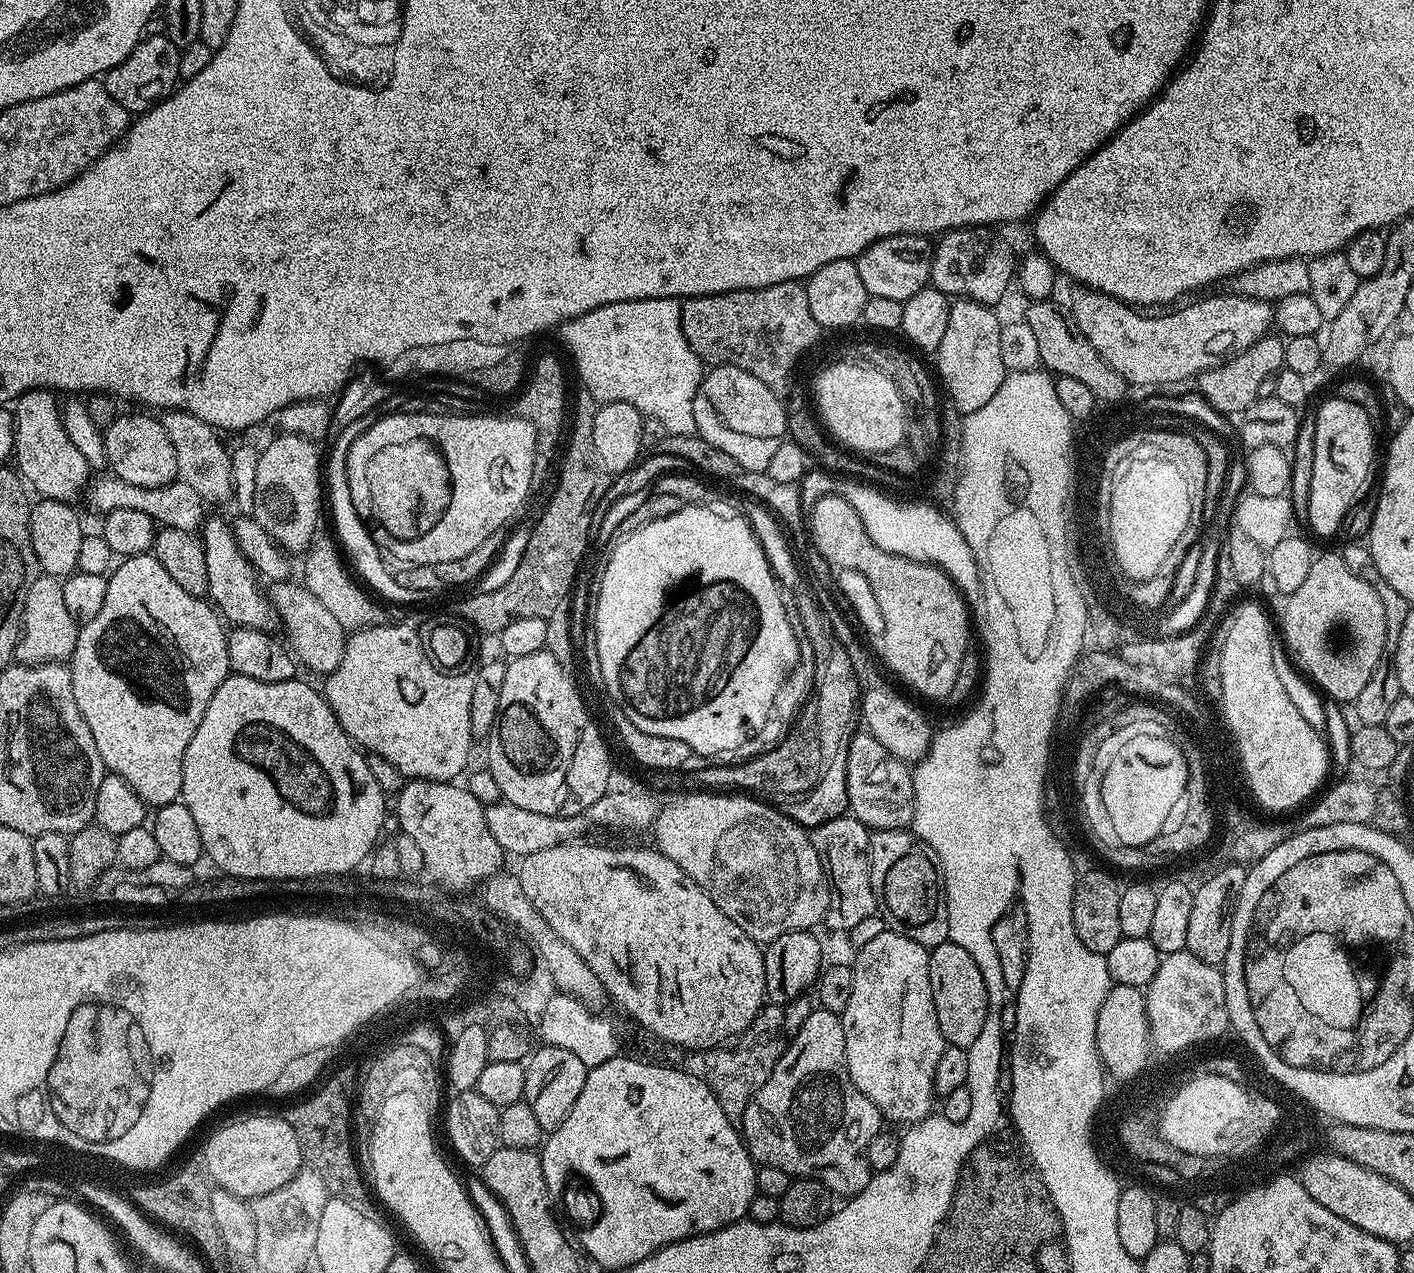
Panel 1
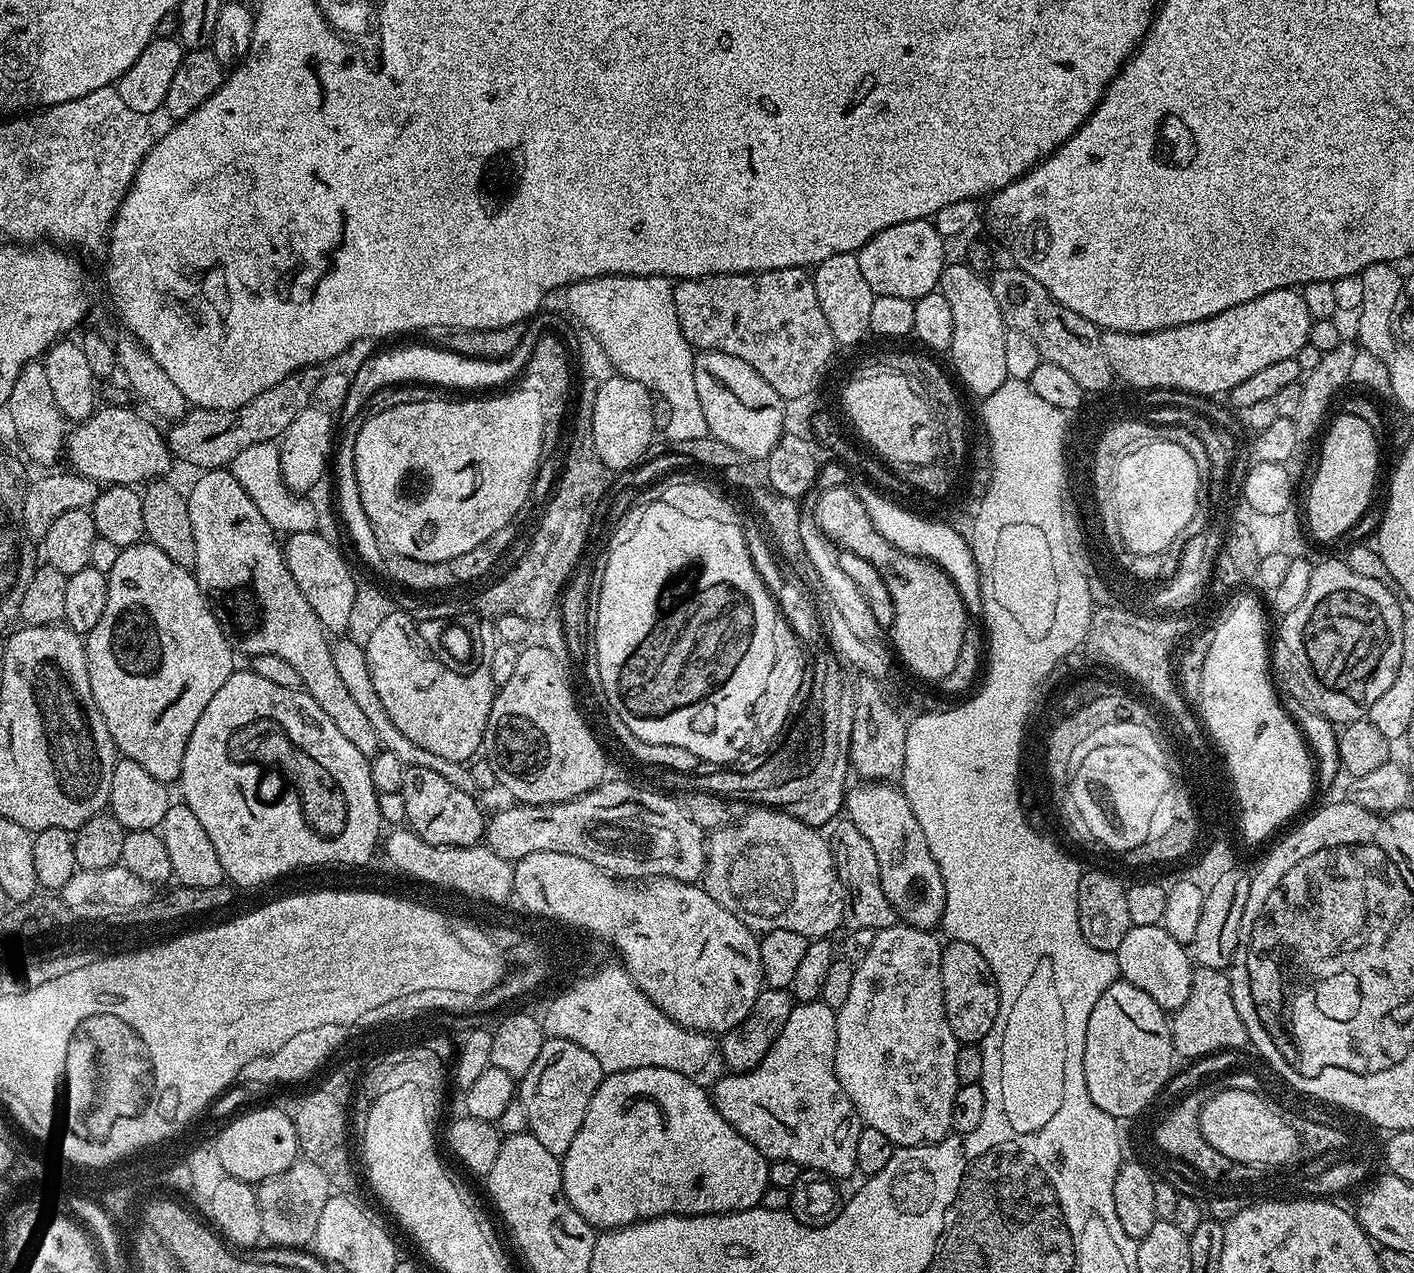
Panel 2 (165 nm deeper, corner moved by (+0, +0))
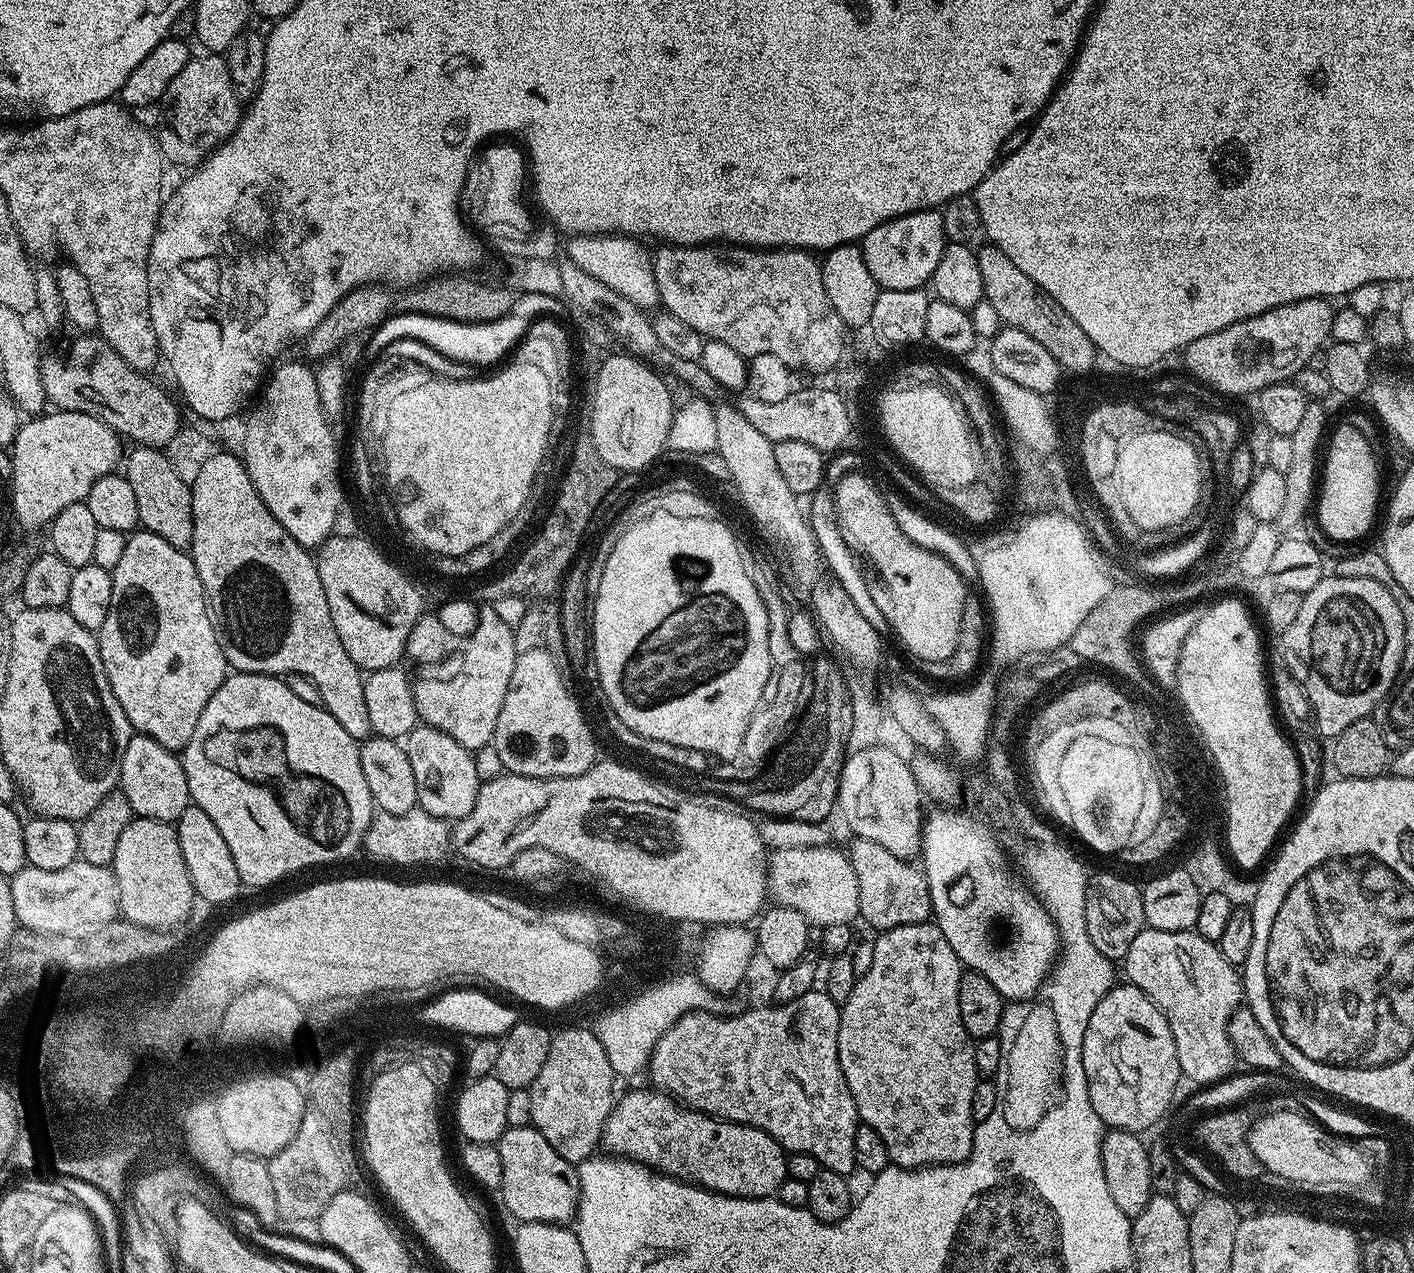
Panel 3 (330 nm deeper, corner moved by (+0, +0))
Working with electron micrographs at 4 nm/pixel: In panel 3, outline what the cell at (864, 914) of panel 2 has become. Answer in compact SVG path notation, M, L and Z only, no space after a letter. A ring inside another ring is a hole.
M859 838L851 842L853 844L846 848L846 855L854 866L854 875L858 878L859 919L876 928L877 933L889 932L898 926L929 923L932 899L923 871L917 865L915 868L911 859L890 854L890 850L878 846L878 842Z

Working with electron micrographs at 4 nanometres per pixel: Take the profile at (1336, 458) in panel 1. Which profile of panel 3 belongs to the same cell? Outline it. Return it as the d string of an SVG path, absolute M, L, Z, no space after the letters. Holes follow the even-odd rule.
M1340 422L1333 432L1331 429L1322 460L1322 479L1318 484L1320 528L1330 539L1360 540L1371 530L1376 520L1376 503L1380 500L1380 468L1376 460L1378 456L1370 442L1366 442L1354 426Z

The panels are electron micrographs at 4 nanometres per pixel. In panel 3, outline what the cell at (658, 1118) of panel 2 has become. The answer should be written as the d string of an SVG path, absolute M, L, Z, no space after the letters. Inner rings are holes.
M651 1086L636 1088L613 1103L602 1144L611 1155L637 1160L665 1176L699 1184L724 1196L772 1198L778 1186L789 1177L788 1156L770 1134L754 1126L730 1124L727 1120L685 1108L675 1096Z

